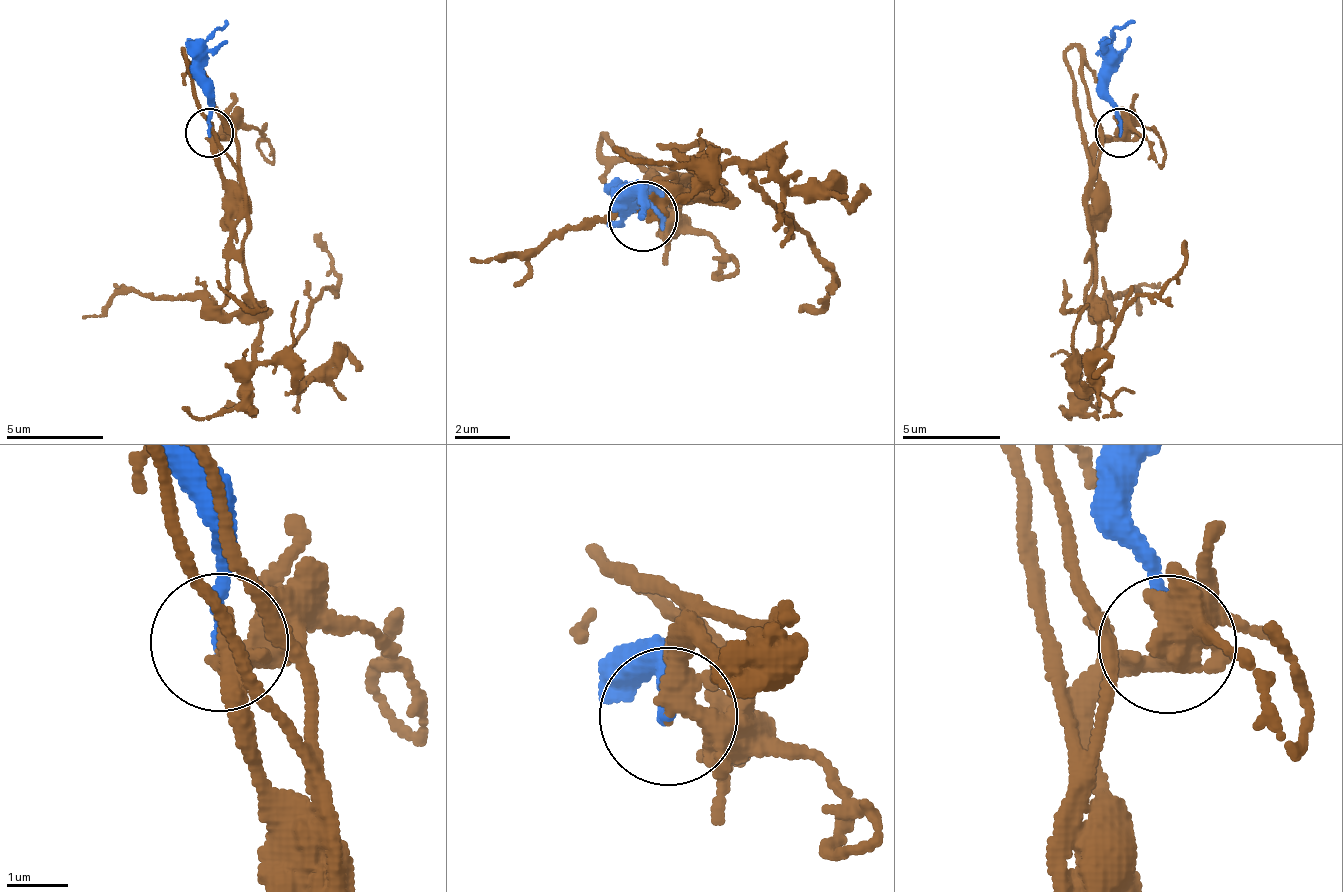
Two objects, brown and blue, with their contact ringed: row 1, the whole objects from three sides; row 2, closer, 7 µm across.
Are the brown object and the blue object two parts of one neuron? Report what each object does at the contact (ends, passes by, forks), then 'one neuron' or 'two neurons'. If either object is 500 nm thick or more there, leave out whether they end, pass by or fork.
brown forks | blue ends | one neuron

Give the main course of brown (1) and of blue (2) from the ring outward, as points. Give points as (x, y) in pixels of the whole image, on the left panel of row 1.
1: (210, 131), (245, 312), (260, 326), (255, 356), (265, 361), (303, 330), (335, 280), (320, 230)
2: (210, 131), (206, 45), (224, 19)

